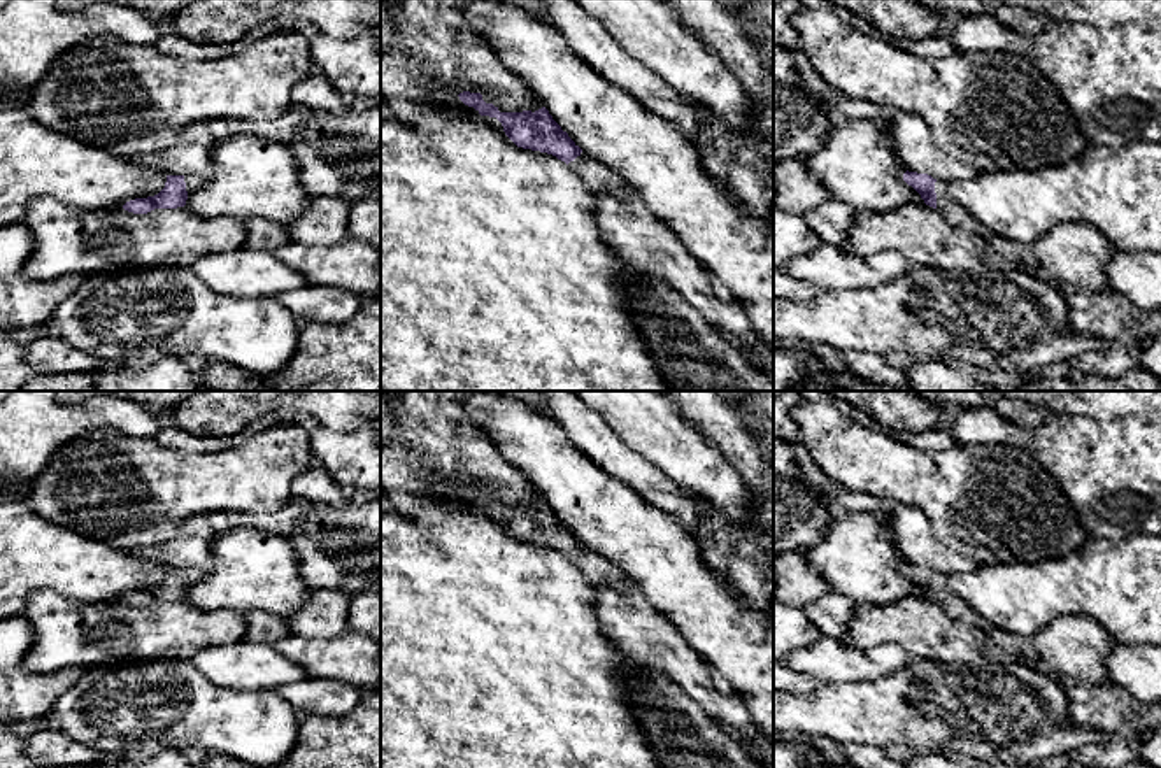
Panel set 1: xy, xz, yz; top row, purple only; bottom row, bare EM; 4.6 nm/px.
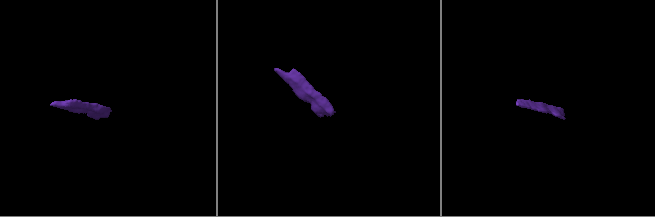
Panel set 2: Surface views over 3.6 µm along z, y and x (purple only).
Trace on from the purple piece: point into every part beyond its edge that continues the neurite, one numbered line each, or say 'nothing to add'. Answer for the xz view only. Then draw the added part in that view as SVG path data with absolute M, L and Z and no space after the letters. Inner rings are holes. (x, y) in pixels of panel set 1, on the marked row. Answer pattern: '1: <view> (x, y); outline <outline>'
1: xz (600, 179); outline M584 151L570 161L568 167L593 195L624 196L626 186L621 177L612 168L588 156Z

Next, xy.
1: xy (193, 183); outline M184 175L184 182L186 182L188 196L198 191L205 184L205 181L198 175Z

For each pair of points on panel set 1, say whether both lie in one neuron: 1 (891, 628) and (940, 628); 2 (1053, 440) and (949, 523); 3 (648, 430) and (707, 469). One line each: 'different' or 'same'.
1: same
2: different
3: same

